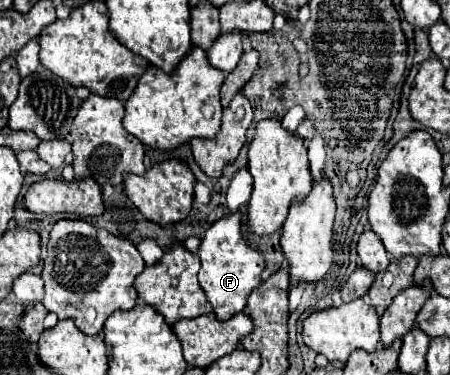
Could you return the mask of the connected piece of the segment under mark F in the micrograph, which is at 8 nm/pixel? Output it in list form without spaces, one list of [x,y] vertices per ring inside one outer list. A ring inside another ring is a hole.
[[[224,215],[216,223],[212,223],[208,227],[208,231],[204,233],[198,255],[202,261],[202,267],[198,273],[200,287],[204,289],[206,299],[212,303],[216,317],[220,321],[226,321],[246,307],[246,297],[250,295],[250,291],[254,287],[258,287],[262,283],[260,275],[266,267],[264,253],[262,253],[262,249],[244,241],[242,229],[238,229],[236,215]]]

